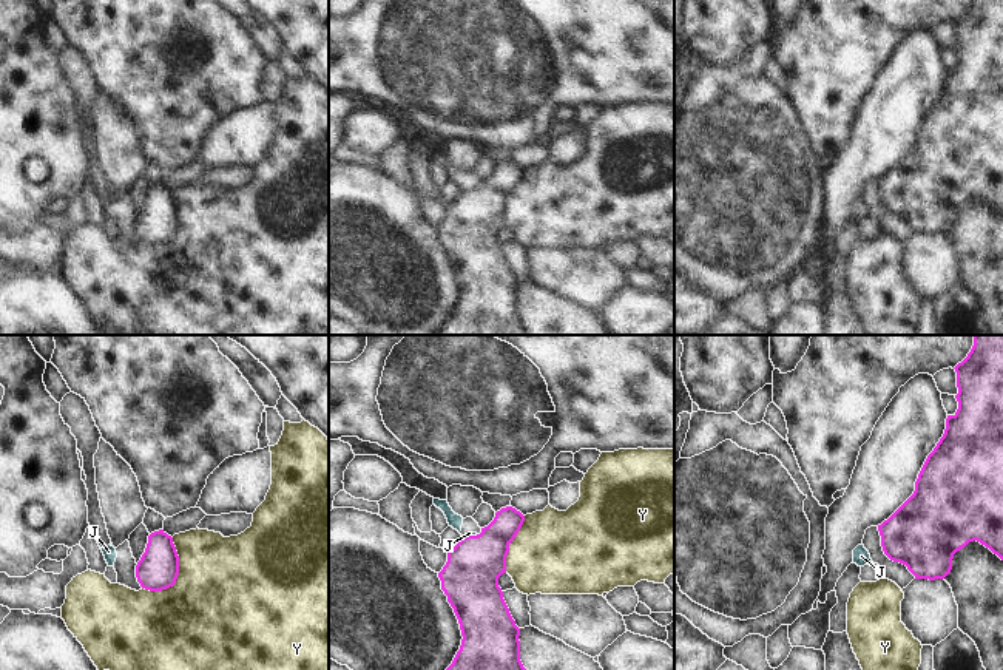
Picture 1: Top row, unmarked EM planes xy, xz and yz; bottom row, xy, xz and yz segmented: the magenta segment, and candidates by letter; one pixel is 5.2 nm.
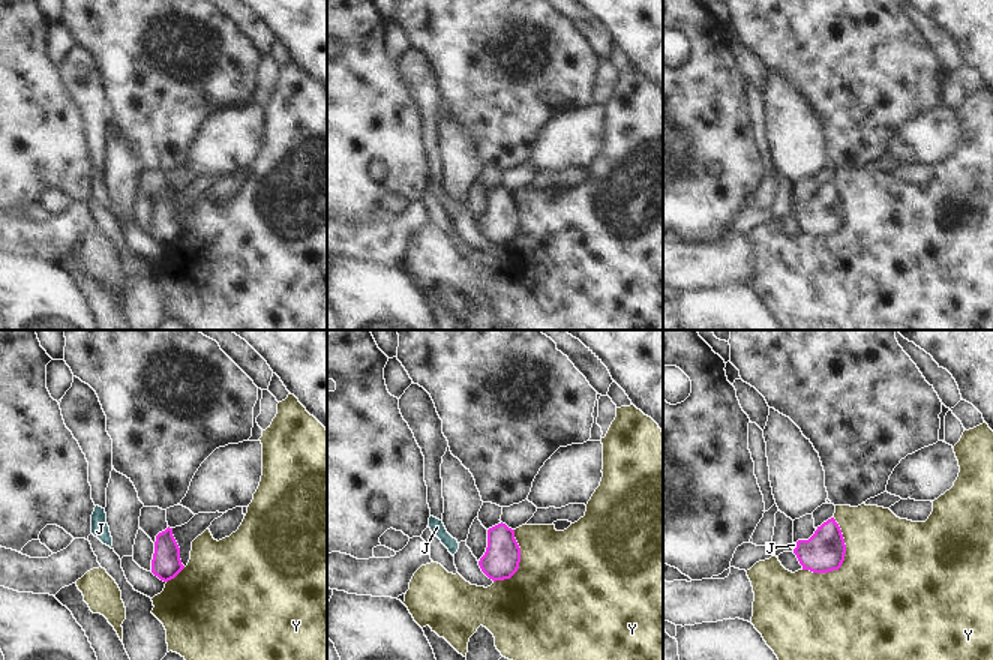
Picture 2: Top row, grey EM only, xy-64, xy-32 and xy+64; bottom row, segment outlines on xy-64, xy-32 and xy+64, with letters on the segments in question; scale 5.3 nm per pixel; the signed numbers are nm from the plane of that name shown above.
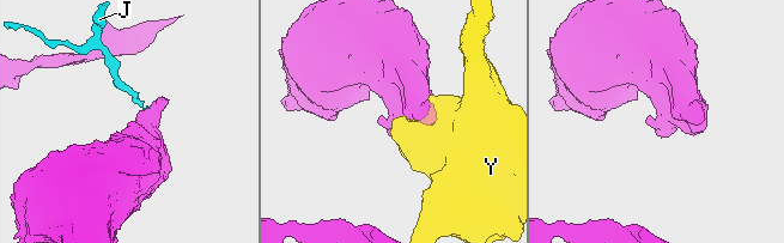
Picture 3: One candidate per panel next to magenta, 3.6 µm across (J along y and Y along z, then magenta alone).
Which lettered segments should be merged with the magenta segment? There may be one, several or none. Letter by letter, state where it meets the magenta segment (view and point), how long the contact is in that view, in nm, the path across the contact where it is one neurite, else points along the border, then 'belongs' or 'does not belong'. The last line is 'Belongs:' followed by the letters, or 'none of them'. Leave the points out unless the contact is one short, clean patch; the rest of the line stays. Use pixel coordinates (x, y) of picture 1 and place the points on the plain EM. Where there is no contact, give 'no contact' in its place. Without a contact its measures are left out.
J: contact xz (472, 190); length 60 nm; border xz (477, 189), (468, 190); does not belong
Y: contact xy (176, 230); length 320 nm; does not belong
Belongs: none of them

